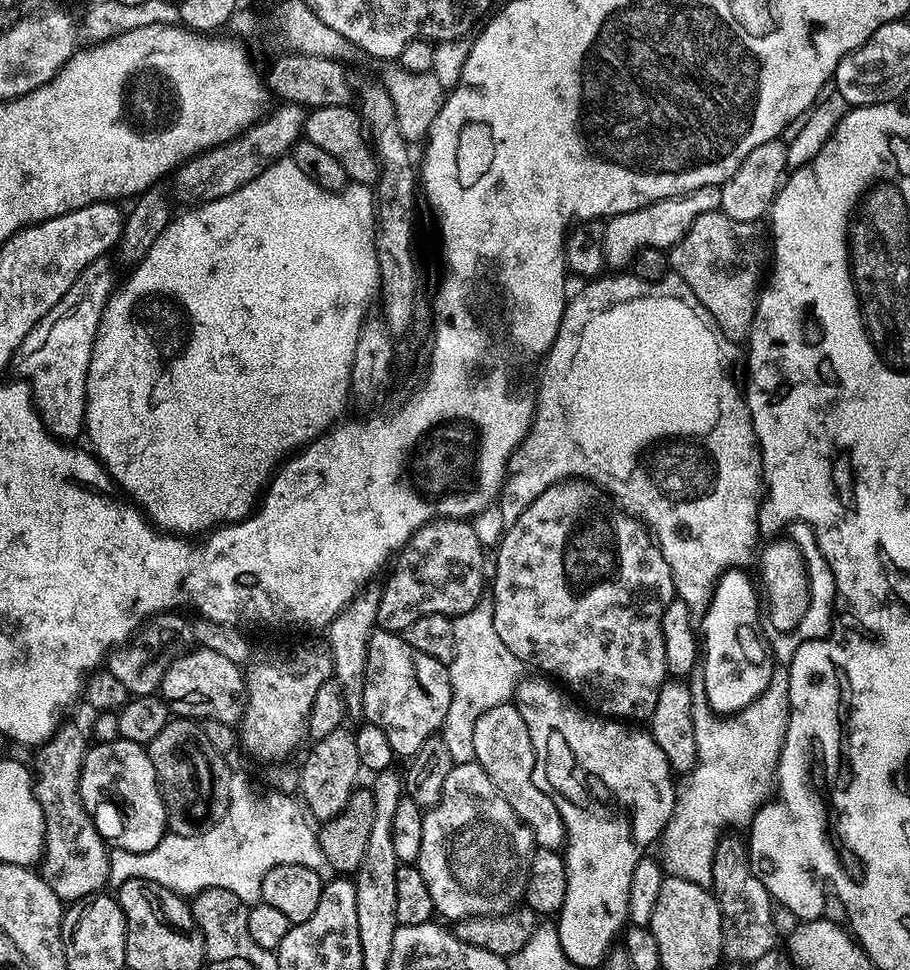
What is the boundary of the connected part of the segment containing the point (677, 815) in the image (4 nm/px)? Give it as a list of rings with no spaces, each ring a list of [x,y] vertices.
[[[784,670],[773,671],[770,682],[766,686],[766,690],[759,696],[754,702],[743,705],[739,711],[731,714],[720,714],[714,711],[713,705],[709,704],[708,699],[705,698],[703,691],[696,690],[692,693],[692,717],[694,718],[694,734],[696,737],[696,764],[693,765],[692,771],[687,773],[686,779],[688,780],[679,789],[676,798],[676,809],[672,812],[672,816],[668,820],[668,824],[664,827],[664,833],[660,836],[658,841],[658,859],[660,863],[670,862],[671,868],[676,872],[675,875],[678,878],[686,878],[686,882],[694,882],[698,886],[708,888],[710,884],[710,873],[712,870],[712,850],[714,842],[719,840],[721,835],[727,833],[729,830],[736,830],[732,828],[741,828],[741,830],[747,829],[752,823],[752,817],[757,812],[761,811],[765,807],[764,805],[764,792],[773,791],[774,781],[776,780],[776,766],[777,761],[780,758],[780,751],[784,745],[784,739],[786,738],[786,730],[788,729],[788,673]]]

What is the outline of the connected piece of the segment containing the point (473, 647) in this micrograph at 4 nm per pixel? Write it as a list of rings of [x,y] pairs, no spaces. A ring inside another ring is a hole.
[[[482,598],[468,612],[454,619],[454,658],[448,665],[452,701],[450,710],[446,710],[446,718],[442,735],[450,750],[454,764],[470,764],[475,761],[474,726],[486,710],[494,710],[494,706],[502,706],[513,699],[516,685],[521,679],[521,661],[498,638],[498,630],[494,630],[494,610],[491,599]]]

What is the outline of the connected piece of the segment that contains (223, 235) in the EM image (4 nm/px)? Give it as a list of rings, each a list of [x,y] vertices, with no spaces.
[[[281,158],[264,168],[246,186],[234,190],[234,194],[226,194],[226,198],[218,198],[209,204],[197,204],[189,207],[180,217],[169,219],[166,230],[158,234],[158,242],[150,246],[146,258],[142,258],[140,264],[131,269],[132,277],[124,284],[124,289],[115,291],[108,297],[108,303],[104,305],[104,313],[100,319],[100,325],[96,331],[96,340],[92,343],[92,357],[88,367],[88,381],[86,382],[86,403],[84,405],[84,418],[86,421],[86,437],[92,445],[91,451],[98,457],[99,463],[106,469],[113,481],[117,480],[130,495],[131,499],[142,509],[143,515],[157,529],[168,534],[179,534],[184,538],[192,538],[195,532],[207,533],[226,524],[235,524],[237,520],[243,520],[245,516],[253,515],[270,477],[277,471],[278,465],[285,458],[291,457],[297,450],[317,440],[319,436],[325,435],[341,419],[344,407],[350,404],[350,393],[352,390],[352,379],[350,370],[354,366],[354,350],[358,350],[358,336],[369,319],[368,307],[373,307],[380,291],[380,271],[378,270],[378,258],[376,257],[376,229],[378,221],[376,218],[376,201],[374,192],[367,184],[349,183],[343,190],[328,192],[322,186],[318,186],[290,158]]]

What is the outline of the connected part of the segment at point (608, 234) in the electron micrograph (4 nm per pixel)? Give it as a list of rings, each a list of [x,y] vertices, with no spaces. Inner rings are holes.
[[[707,184],[685,196],[659,200],[650,206],[630,210],[626,214],[611,217],[604,225],[604,259],[613,269],[624,270],[633,263],[638,253],[645,248],[671,249],[690,230],[694,218],[720,207],[720,190],[717,185]]]

